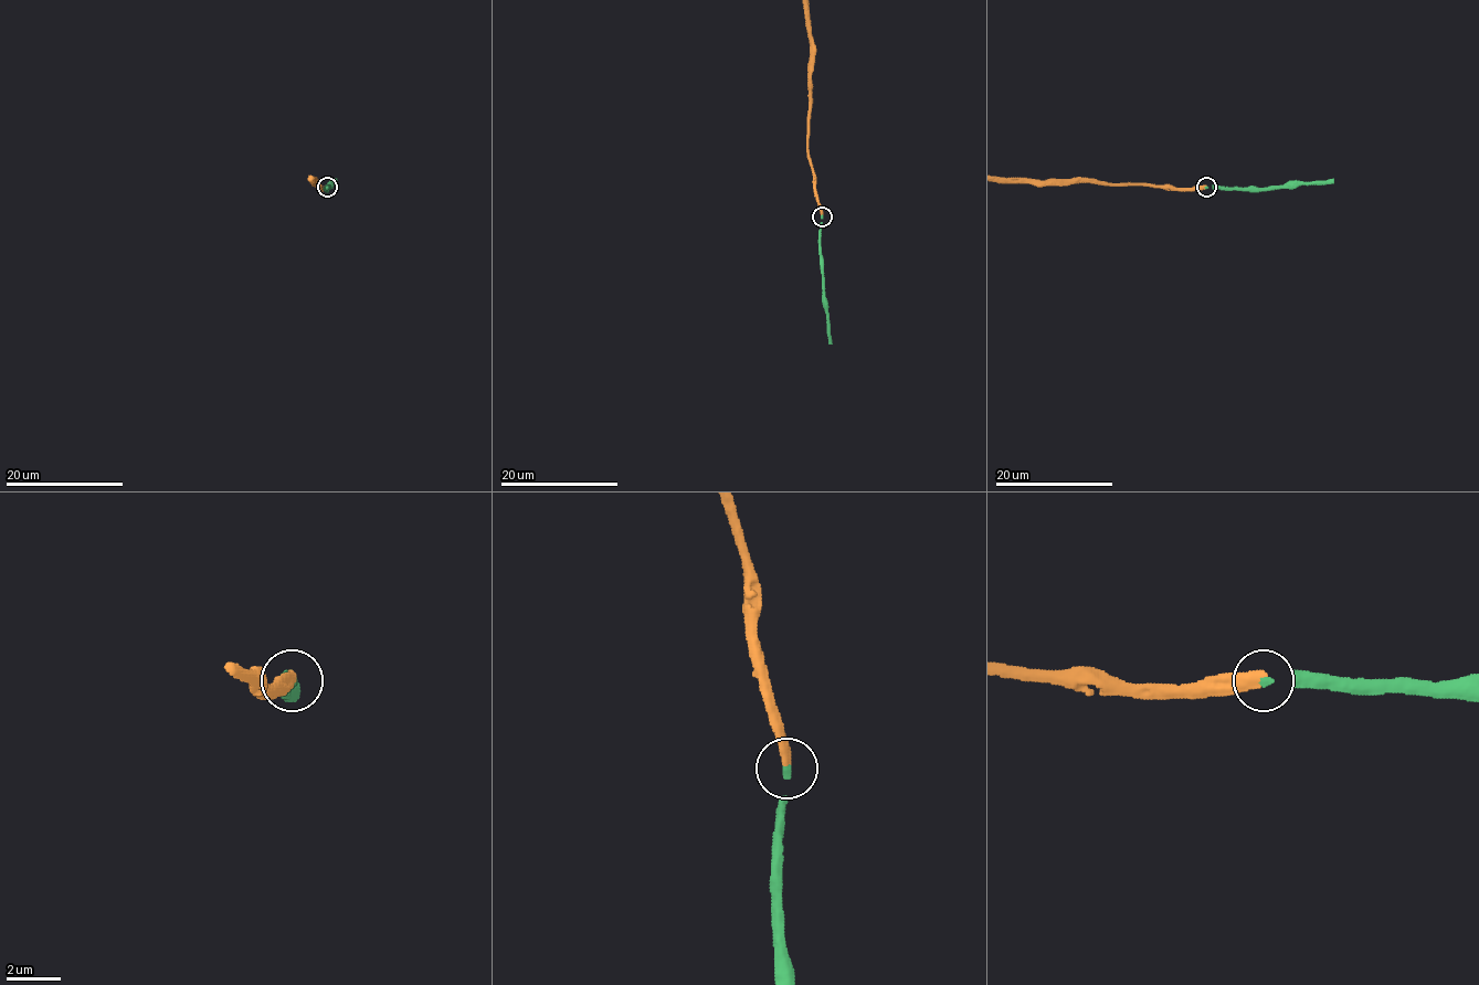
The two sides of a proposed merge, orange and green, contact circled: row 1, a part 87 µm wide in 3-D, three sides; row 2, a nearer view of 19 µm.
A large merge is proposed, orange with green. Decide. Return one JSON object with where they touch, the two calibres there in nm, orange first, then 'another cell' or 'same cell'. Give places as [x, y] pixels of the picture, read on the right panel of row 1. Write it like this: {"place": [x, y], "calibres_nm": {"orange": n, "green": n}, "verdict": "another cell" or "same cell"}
{"place": [1206, 187], "calibres_nm": {"orange": 440, "green": 200}, "verdict": "same cell"}

